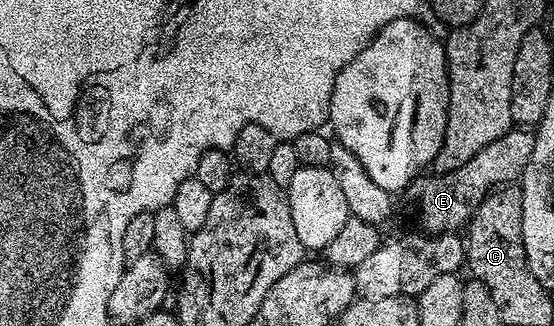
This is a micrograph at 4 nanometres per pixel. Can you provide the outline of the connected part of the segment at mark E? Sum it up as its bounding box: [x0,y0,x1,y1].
[407,127,534,235]

